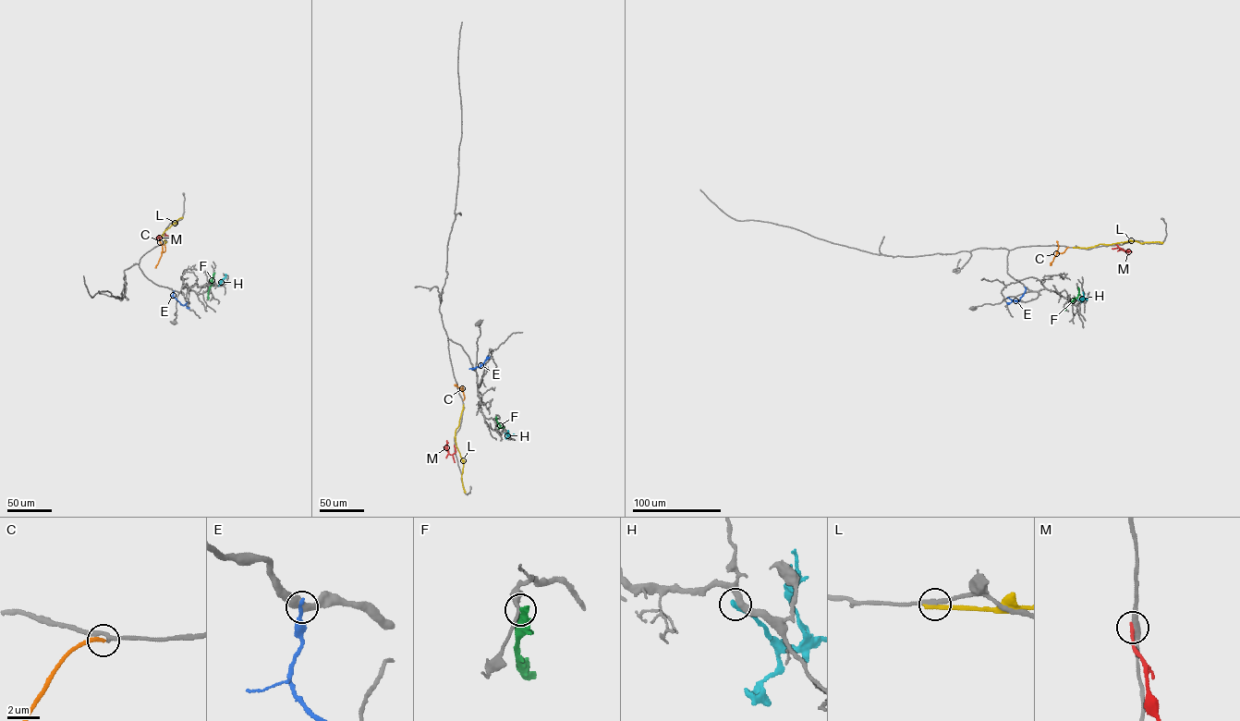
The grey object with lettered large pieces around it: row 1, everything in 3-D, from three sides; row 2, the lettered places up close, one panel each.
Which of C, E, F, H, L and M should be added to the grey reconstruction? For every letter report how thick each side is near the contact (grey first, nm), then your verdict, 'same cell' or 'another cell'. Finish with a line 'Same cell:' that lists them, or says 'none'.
C: 160 nm thick on the grey side, 240 nm on the other; same cell
E: 480 nm thick on the grey side, 280 nm on the other; another cell
F: 190 nm thick on the grey side, 460 nm on the other; another cell
H: 400 nm thick on the grey side, 320 nm on the other; another cell
L: 240 nm thick on the grey side, 280 nm on the other; another cell
M: 440 nm thick on the grey side, 240 nm on the other; another cell
Same cell: C

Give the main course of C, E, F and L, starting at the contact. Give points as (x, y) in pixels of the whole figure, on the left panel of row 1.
C: (164, 244), (165, 250), (155, 267)
E: (174, 291), (173, 295), (181, 305), (189, 307)
F: (208, 299), (214, 273)
L: (164, 243), (162, 235), (182, 217)

